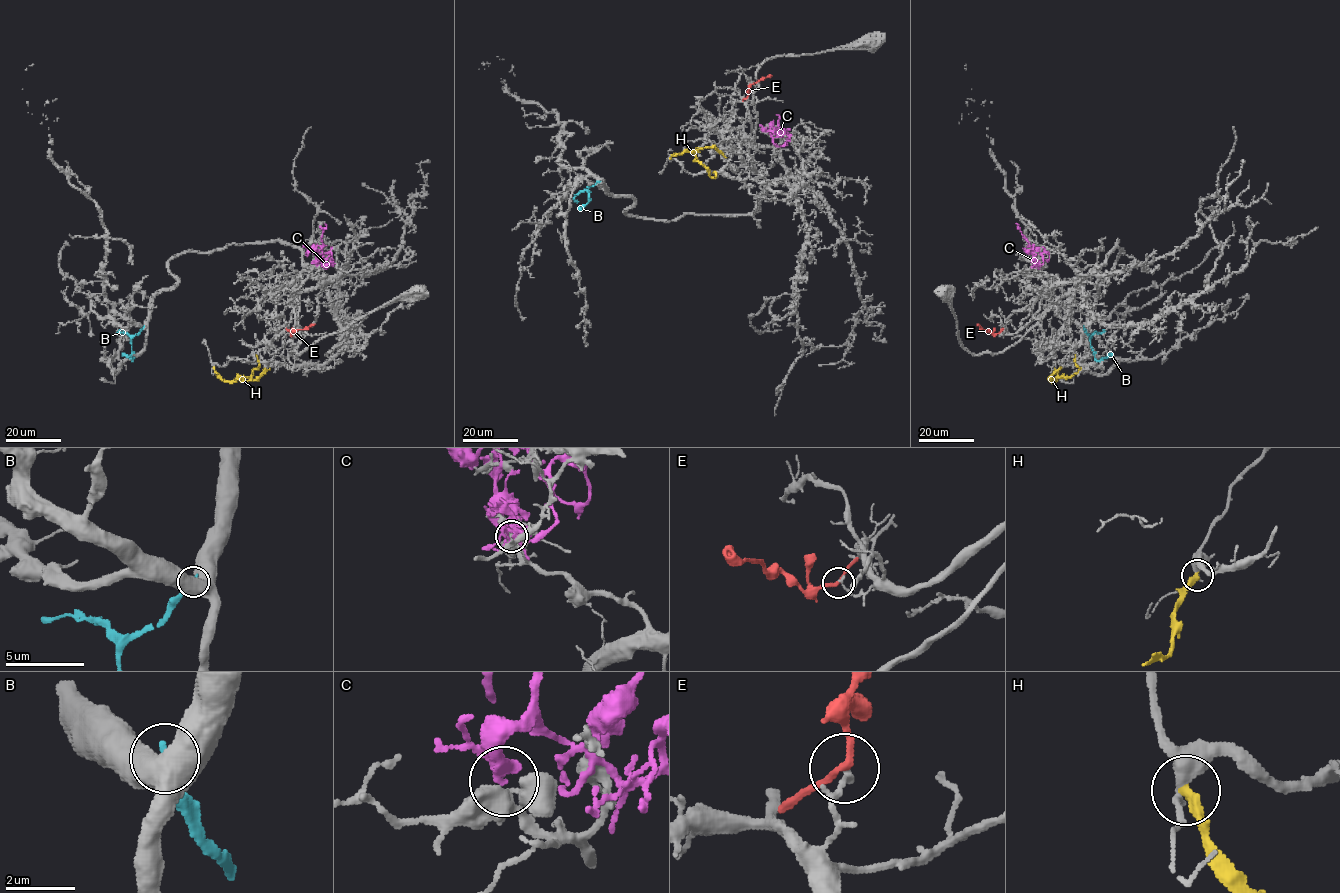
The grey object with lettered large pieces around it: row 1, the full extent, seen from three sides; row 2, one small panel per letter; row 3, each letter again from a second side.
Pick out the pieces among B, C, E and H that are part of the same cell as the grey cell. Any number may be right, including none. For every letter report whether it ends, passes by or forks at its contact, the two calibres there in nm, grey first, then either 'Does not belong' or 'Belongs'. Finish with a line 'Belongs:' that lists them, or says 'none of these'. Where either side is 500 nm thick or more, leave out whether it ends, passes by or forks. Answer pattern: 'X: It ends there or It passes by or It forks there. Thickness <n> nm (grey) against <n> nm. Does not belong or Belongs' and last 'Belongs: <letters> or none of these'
B: Thickness 800 nm (grey) against 240 nm. Does not belong
C: It ends there. Thickness 400 nm (grey) against 440 nm. Does not belong
E: It passes by. Thickness 180 nm (grey) against 180 nm. Does not belong
H: It ends there. Thickness 280 nm (grey) against 320 nm. Does not belong
Belongs: none of these

